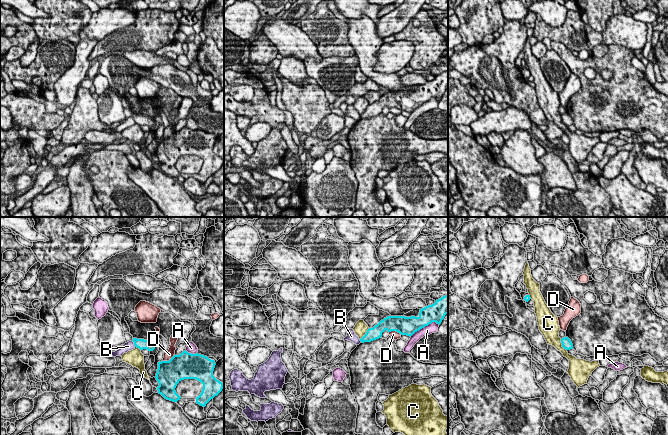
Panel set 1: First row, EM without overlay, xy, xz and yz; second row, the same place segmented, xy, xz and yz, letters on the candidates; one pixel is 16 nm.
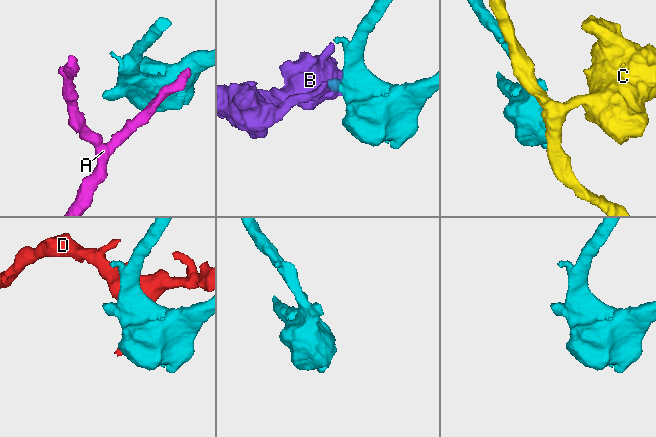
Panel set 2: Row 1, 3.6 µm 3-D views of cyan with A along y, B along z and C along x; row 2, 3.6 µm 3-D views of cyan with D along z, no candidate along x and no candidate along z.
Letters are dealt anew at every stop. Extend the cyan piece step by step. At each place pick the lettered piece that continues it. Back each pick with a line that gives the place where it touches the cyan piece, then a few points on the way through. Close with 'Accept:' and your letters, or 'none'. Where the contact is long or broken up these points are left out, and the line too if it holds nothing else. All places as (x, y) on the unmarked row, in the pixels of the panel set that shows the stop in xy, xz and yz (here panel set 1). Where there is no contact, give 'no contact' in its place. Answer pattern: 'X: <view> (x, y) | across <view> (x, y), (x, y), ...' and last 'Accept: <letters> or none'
Accept: none

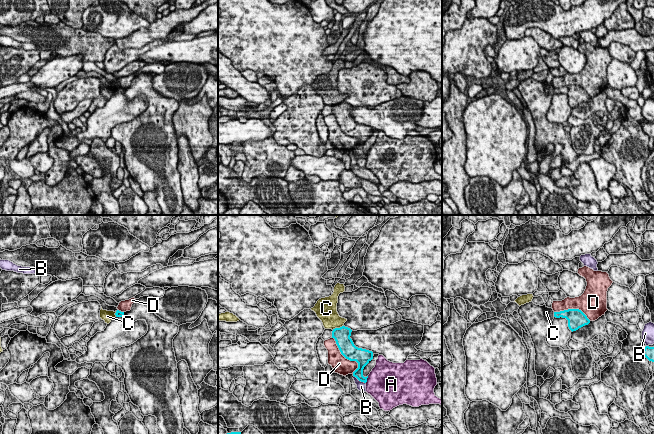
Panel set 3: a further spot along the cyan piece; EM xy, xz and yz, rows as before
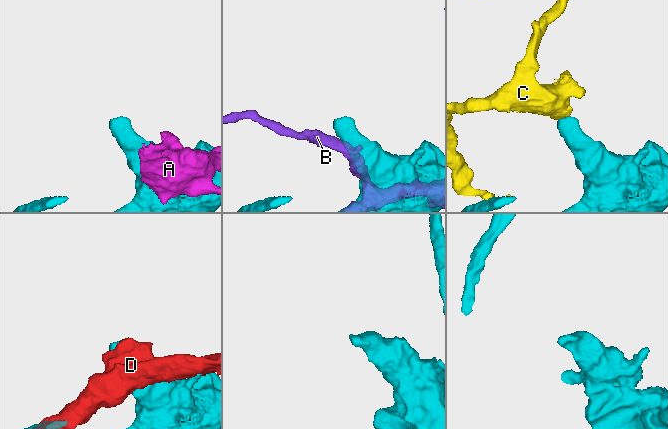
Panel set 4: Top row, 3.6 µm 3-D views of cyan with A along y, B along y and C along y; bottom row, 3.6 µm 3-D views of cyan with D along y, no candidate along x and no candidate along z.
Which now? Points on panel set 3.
Accept: none

